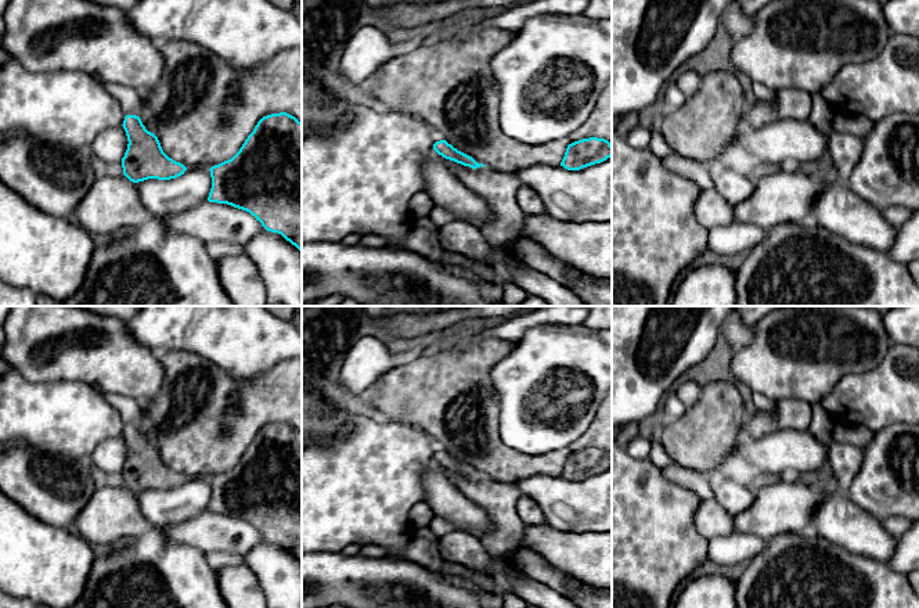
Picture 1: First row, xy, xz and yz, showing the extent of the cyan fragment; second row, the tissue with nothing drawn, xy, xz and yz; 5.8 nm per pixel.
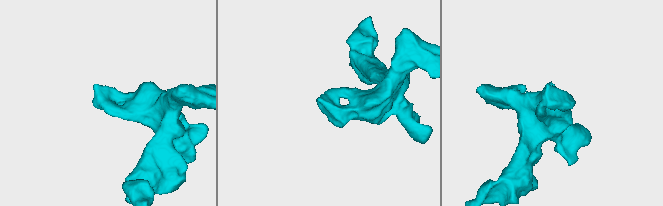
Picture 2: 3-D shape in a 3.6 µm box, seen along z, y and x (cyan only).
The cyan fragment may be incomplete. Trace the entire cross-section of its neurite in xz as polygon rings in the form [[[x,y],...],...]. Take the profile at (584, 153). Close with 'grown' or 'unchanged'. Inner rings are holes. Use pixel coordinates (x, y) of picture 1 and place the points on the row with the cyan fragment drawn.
[[[590,137],[569,144],[561,166],[567,170],[580,170],[601,163],[610,157],[612,144],[608,140]]]; unchanged

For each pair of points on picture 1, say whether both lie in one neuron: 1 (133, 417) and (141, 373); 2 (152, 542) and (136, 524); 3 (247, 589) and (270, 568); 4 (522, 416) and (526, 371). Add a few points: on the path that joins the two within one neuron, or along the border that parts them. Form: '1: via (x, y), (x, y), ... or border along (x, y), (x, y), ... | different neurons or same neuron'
1: border along (104, 391), (133, 396), (140, 400) | different neurons
2: border along (151, 525), (136, 538) | different neurons
3: border along (244, 562), (255, 575), (265, 593) | different neurons
4: via (526, 405), (526, 382) | same neuron

